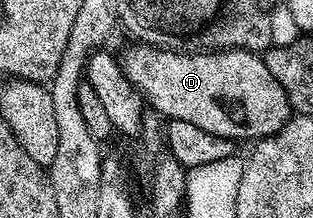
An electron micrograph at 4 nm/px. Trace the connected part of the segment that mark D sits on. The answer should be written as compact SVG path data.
M134 43L126 54L121 54L120 60L128 79L137 86L149 106L151 103L155 109L153 112L163 118L192 123L197 129L230 138L237 143L257 143L263 137L276 135L290 122L292 110L288 95L284 87L276 83L272 71L268 71L265 60L257 53L249 53L243 49L188 53L177 49L160 49L157 45Z

